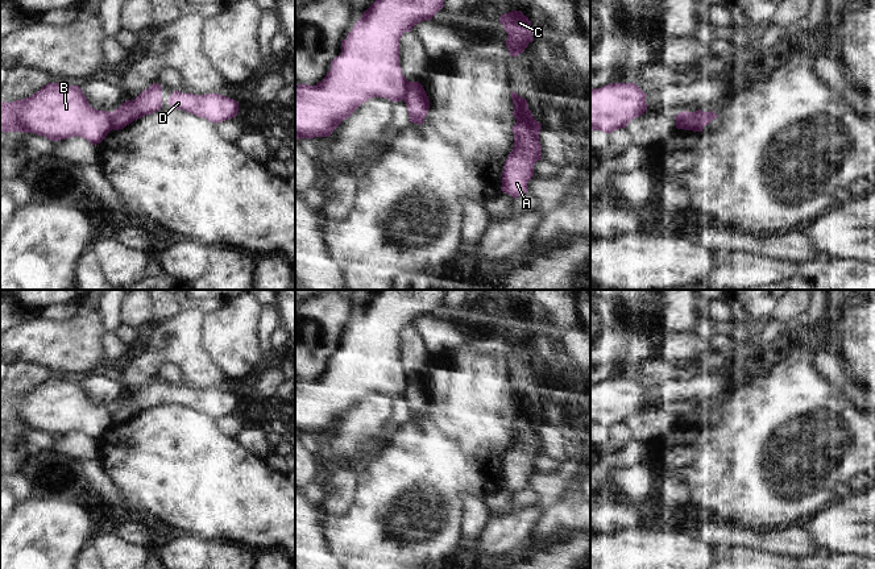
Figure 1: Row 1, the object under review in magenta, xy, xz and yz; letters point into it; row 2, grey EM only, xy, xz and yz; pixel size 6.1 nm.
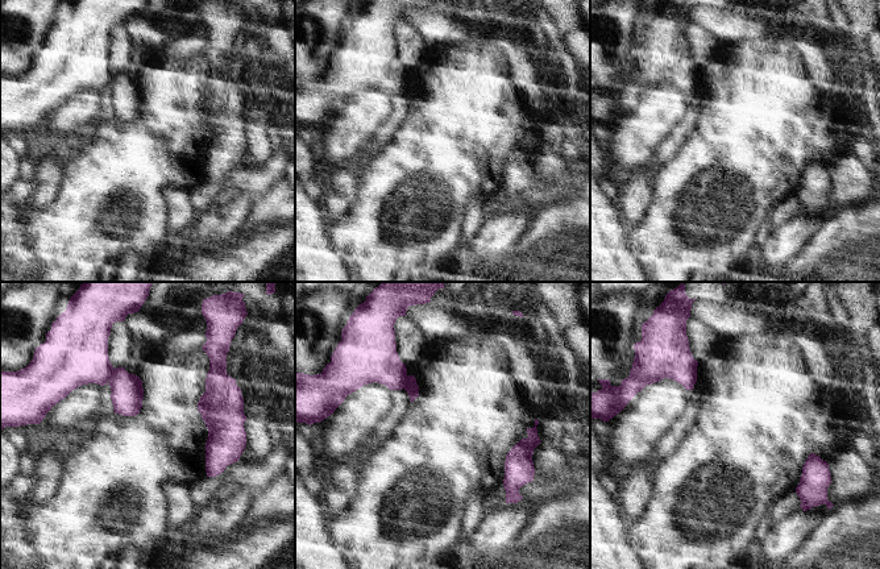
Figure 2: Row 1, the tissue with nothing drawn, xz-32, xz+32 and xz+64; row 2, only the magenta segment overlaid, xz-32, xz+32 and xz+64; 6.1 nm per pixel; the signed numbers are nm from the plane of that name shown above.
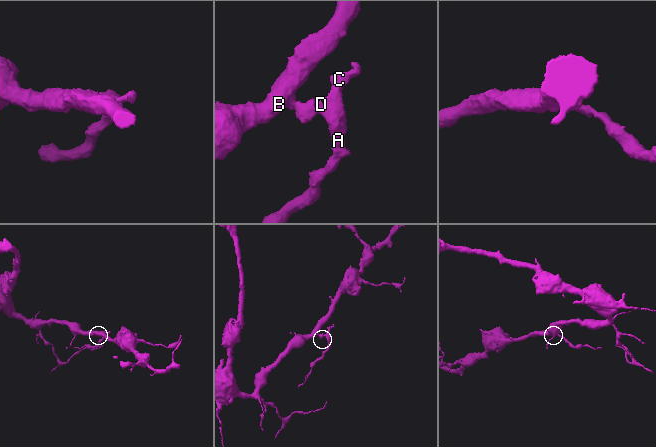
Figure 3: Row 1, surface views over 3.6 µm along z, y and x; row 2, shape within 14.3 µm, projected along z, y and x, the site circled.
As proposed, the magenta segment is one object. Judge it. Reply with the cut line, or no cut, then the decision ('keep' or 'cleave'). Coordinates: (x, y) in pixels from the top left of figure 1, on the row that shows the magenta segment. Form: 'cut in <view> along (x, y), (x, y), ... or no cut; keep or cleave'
cut in xz along (410, 82), (401, 99); cleave

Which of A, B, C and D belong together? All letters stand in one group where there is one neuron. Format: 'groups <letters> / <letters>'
groups A C D / B

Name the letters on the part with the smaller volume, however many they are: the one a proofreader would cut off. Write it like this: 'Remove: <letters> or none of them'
Remove: A, C, D

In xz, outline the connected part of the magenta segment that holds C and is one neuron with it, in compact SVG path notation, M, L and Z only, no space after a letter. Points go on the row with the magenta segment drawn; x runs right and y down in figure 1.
M521 11L501 14L499 22L507 33L506 46L511 57L522 54L528 43L534 41L531 21Z

